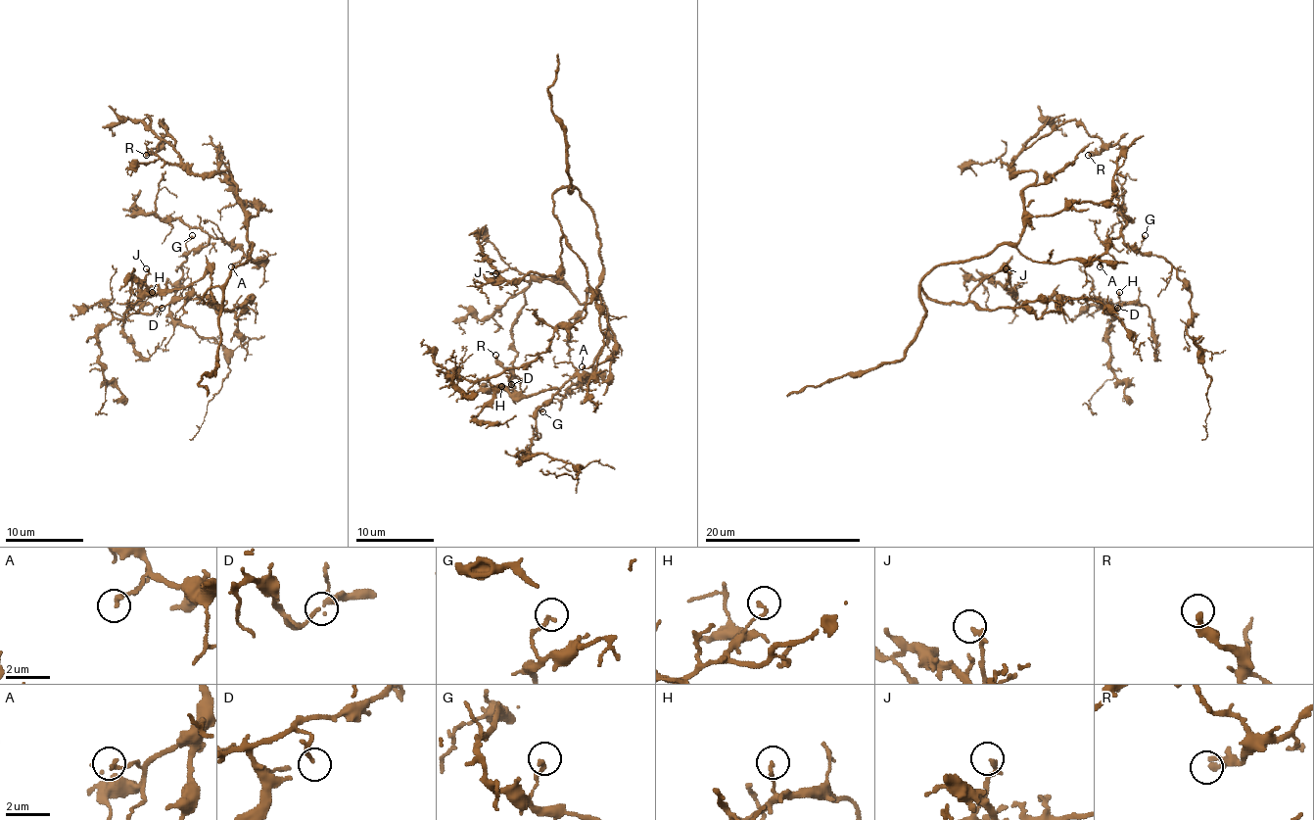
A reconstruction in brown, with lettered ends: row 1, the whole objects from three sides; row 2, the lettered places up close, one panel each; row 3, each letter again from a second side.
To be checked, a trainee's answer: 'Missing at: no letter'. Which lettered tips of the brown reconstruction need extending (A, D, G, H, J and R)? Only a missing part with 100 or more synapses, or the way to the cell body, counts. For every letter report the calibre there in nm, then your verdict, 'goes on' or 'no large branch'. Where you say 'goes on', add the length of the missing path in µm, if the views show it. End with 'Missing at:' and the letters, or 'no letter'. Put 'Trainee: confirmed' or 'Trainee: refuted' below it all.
A: 190 nm thick; no large branch
D: 140 nm thick; no large branch
G: 170 nm thick; no large branch
H: 160 nm thick; no large branch
J: 220 nm thick; no large branch
R: 360 nm thick; no large branch
Missing at: no letter
Trainee: confirmed

